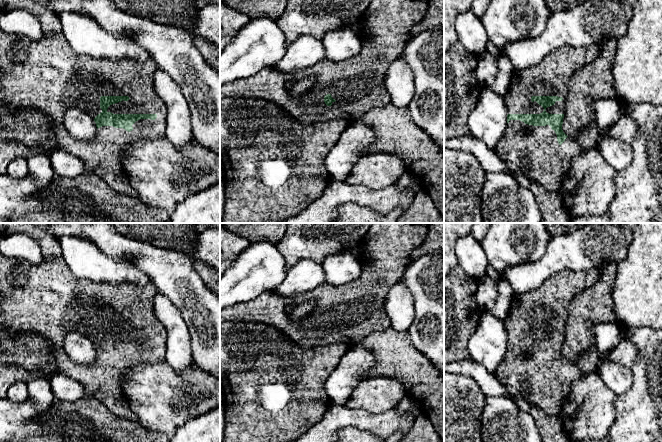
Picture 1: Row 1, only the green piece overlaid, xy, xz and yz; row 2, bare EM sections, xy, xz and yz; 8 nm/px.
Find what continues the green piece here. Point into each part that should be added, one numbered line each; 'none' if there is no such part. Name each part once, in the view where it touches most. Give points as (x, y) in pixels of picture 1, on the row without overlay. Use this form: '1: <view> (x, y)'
1: xy (47, 299)

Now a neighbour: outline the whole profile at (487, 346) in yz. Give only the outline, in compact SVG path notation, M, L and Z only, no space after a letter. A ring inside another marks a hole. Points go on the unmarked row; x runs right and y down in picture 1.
M484 310L476 331L467 342L467 349L472 360L495 376L508 348L507 339L505 321Z

